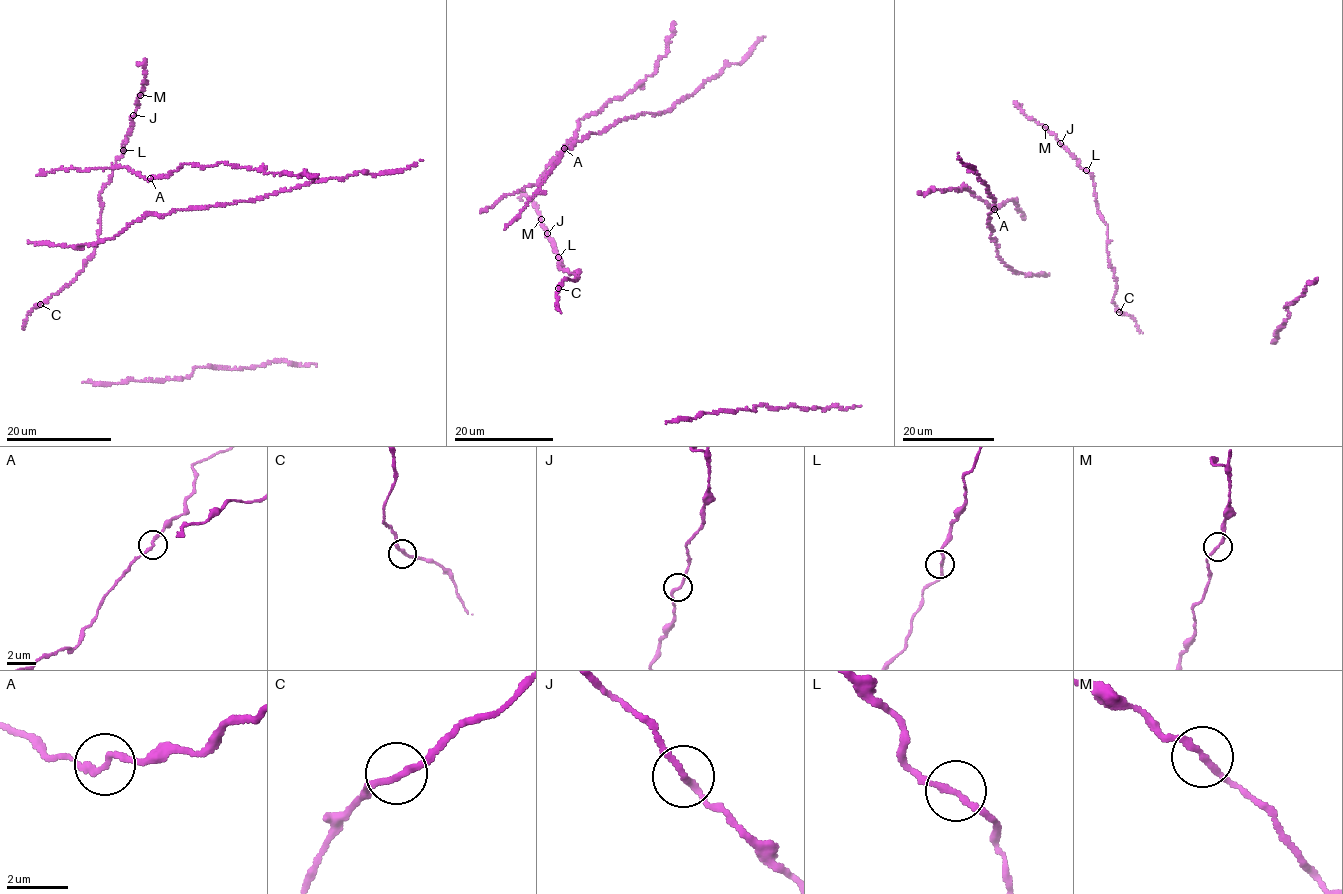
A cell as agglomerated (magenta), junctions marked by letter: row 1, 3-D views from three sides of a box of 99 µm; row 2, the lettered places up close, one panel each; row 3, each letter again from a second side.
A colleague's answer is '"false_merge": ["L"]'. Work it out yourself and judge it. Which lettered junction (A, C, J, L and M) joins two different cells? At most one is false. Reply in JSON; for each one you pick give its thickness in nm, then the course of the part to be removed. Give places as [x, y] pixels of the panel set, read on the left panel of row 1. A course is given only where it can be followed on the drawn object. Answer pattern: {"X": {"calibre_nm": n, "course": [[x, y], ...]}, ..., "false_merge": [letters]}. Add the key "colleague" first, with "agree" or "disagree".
{"colleague": "disagree", "false_merge": []}

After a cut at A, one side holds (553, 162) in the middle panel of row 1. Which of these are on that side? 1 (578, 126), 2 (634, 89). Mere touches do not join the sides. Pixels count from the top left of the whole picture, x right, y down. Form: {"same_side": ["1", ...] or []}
{"same_side": []}

